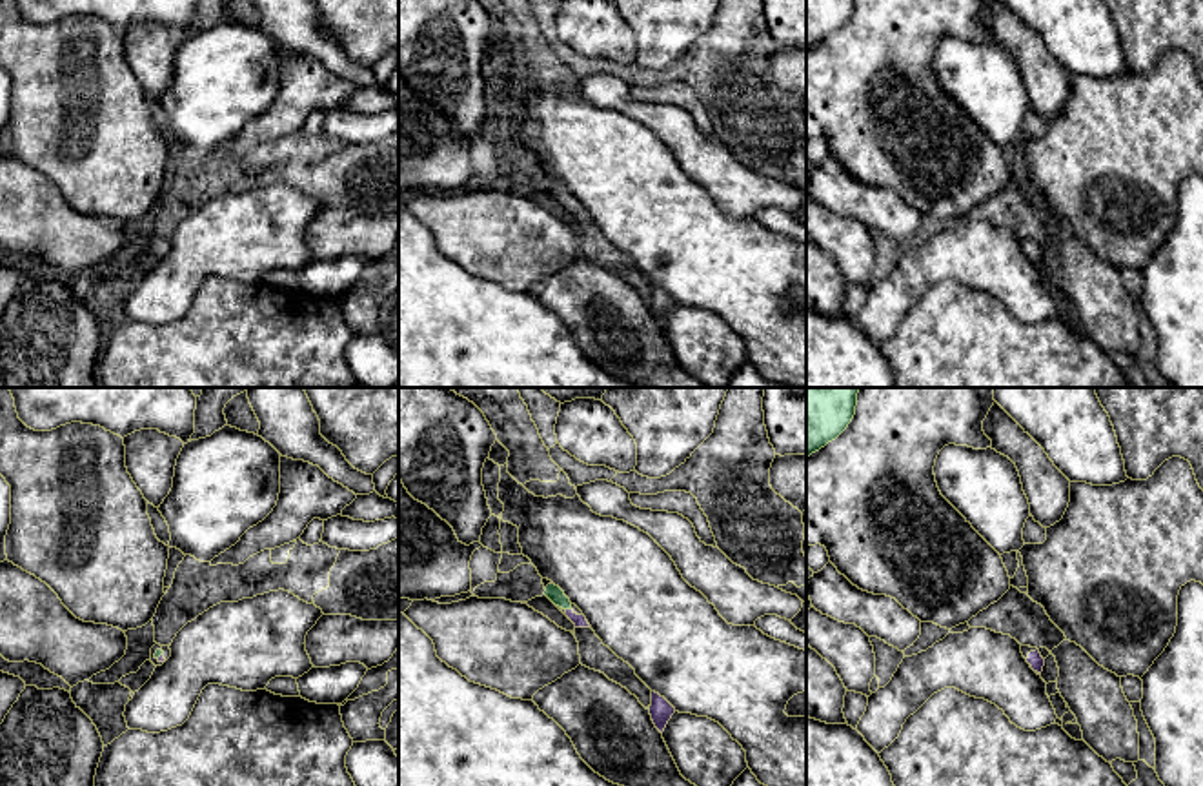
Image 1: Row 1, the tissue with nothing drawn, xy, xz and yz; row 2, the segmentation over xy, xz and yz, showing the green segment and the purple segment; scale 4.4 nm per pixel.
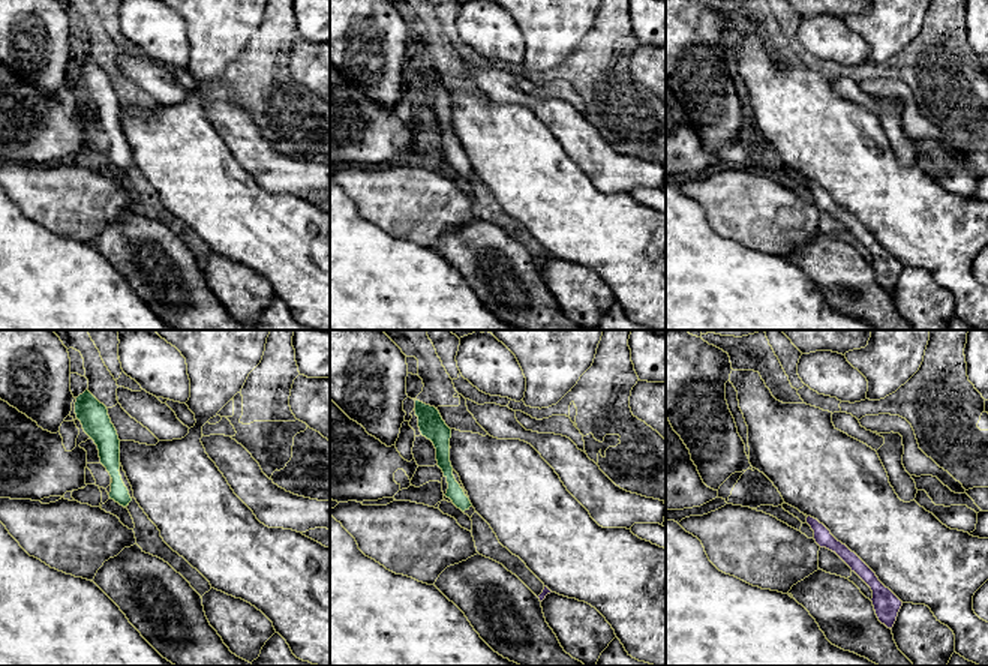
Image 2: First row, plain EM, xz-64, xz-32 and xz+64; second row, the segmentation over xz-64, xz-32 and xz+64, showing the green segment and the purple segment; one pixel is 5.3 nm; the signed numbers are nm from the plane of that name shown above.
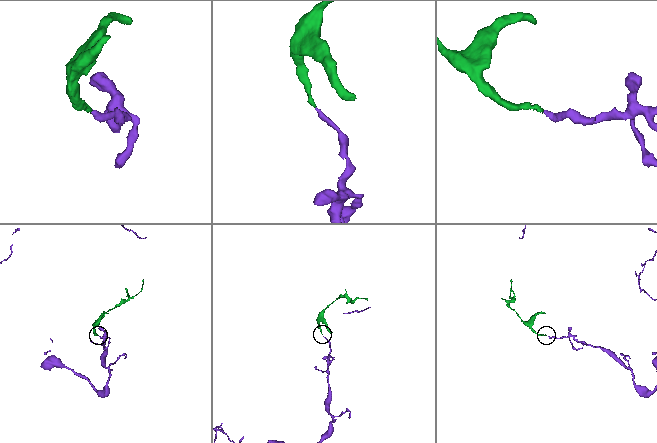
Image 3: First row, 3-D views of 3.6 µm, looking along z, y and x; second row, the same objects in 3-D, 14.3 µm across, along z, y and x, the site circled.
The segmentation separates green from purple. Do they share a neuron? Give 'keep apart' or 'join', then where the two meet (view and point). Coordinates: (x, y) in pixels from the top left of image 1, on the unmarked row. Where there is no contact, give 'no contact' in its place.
join | xz (568, 201)

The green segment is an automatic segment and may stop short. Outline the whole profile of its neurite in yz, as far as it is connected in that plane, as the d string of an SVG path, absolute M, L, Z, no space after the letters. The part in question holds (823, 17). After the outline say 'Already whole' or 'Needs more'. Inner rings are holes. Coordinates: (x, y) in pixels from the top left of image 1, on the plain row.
M806 0L806 49L835 33L854 7L855 0Z. Already whole

